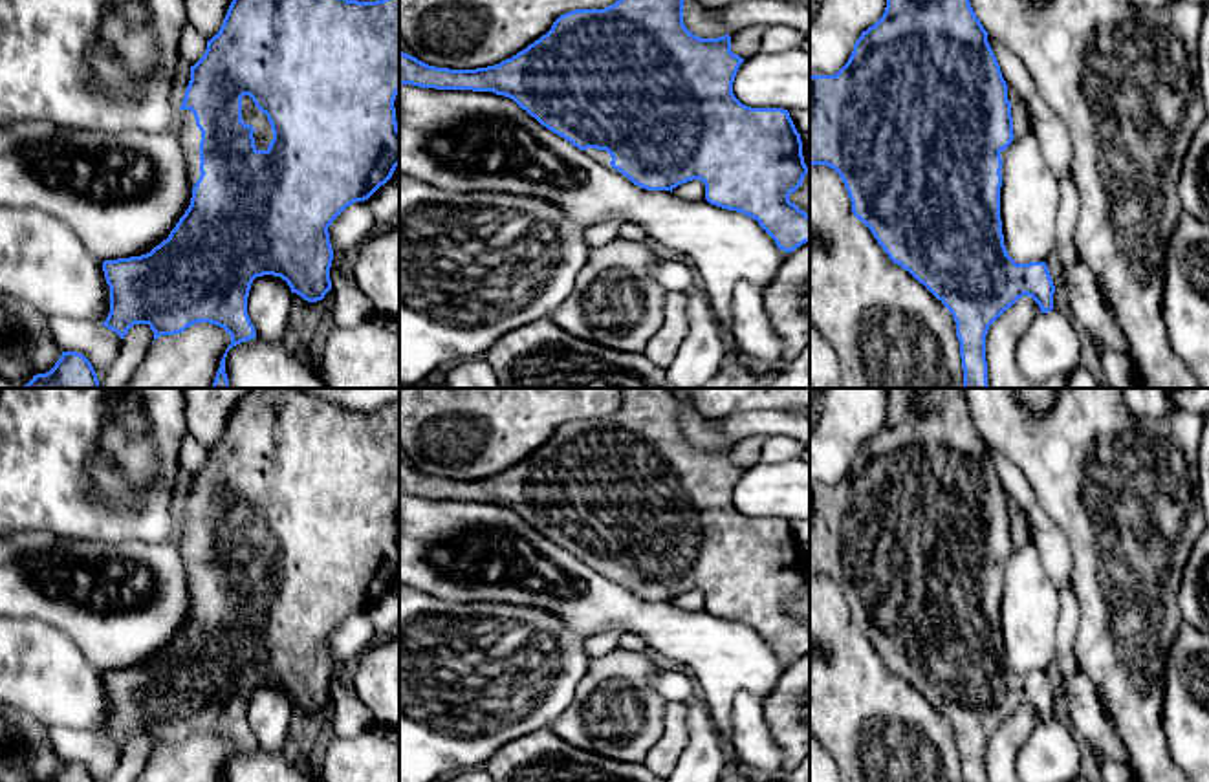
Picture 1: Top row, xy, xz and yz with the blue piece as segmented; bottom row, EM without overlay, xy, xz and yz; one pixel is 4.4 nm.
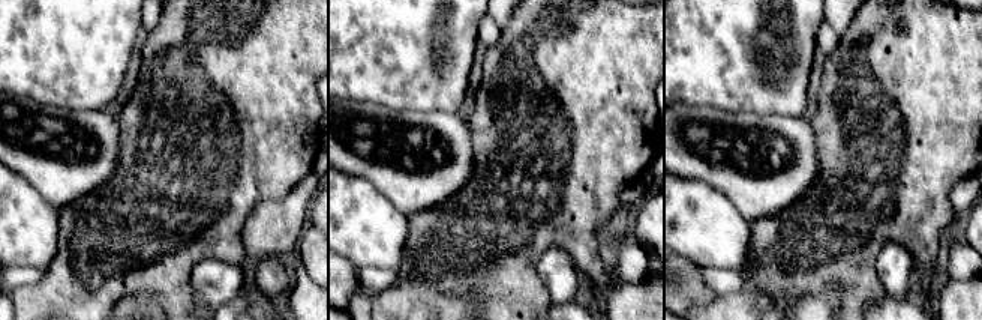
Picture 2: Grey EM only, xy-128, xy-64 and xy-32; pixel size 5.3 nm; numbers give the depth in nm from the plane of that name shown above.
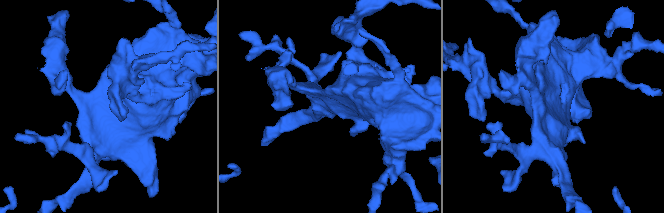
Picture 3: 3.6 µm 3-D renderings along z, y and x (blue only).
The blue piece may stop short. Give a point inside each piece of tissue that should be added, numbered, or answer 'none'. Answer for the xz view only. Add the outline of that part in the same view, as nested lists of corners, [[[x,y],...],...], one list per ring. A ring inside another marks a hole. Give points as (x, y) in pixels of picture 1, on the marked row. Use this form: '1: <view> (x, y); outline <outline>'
1: xz (601, 156); outline [[[586,148],[586,150],[583,150],[586,156],[590,156],[592,159],[595,159],[597,163],[601,163],[603,167],[606,167],[606,168],[610,168],[610,170],[614,170],[614,172],[619,172],[619,170],[615,170],[612,165],[610,165],[610,161],[612,161],[612,157],[610,157],[610,154],[606,152],[606,150],[597,150],[597,148]]]

